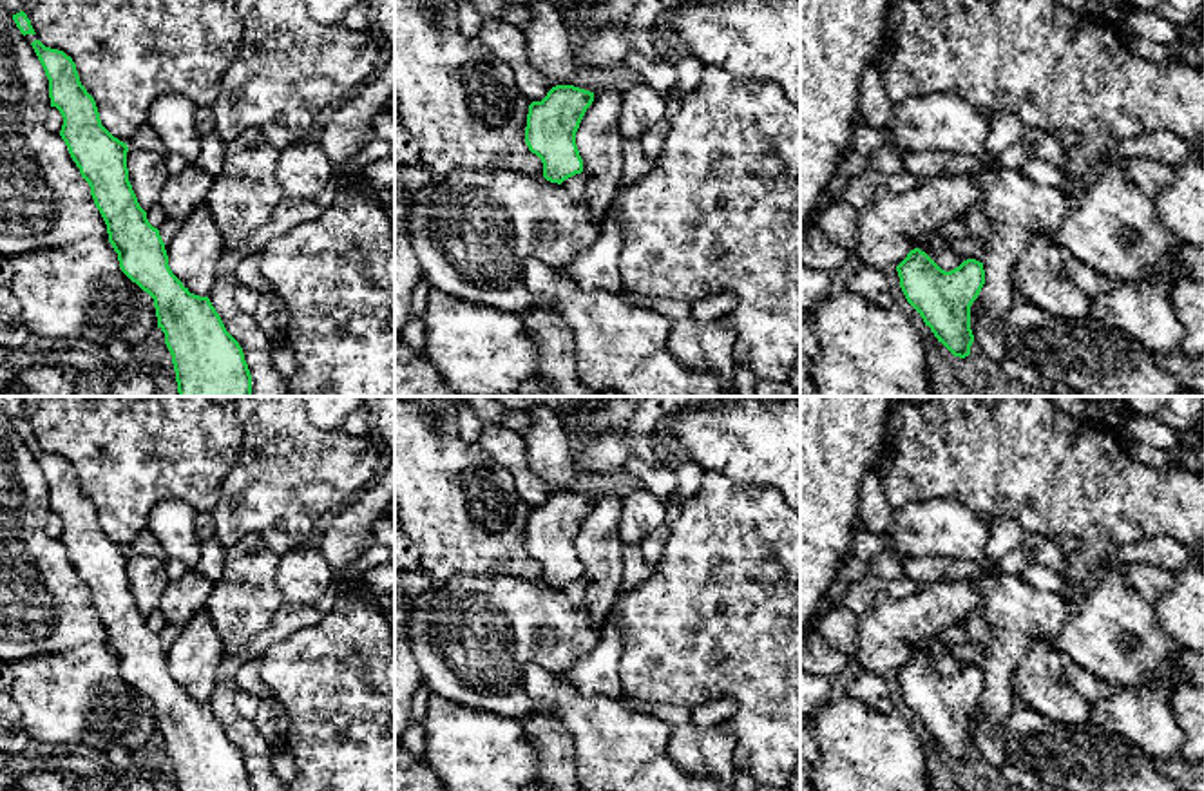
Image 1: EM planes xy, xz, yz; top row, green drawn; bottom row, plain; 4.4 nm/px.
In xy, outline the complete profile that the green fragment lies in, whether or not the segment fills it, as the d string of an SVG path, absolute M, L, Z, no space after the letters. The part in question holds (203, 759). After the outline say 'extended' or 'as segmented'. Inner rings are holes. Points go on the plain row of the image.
M40 445L31 451L49 485L51 512L56 512L63 523L60 541L91 592L94 610L107 630L109 648L118 659L119 673L154 704L158 733L165 739L177 791L252 791L243 753L226 737L210 704L190 699L172 679L159 635L148 628L129 586L129 552L101 530L96 507L81 491L76 469L63 456L45 453Z | as segmented

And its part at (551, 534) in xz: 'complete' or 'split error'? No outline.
complete

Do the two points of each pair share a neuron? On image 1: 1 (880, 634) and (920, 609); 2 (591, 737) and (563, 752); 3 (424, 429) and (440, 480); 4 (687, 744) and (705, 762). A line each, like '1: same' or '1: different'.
1: same
2: different
3: same
4: same

